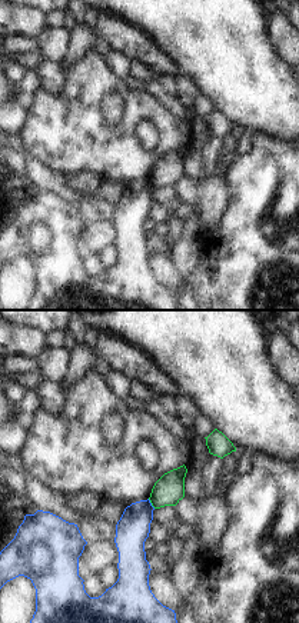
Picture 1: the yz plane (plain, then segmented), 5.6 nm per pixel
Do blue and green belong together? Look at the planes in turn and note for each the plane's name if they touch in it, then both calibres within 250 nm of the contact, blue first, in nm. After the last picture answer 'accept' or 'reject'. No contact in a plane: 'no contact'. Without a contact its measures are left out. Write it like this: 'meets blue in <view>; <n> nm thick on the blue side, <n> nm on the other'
meets blue in yz; 190 nm thick on the blue side, 170 nm on the other

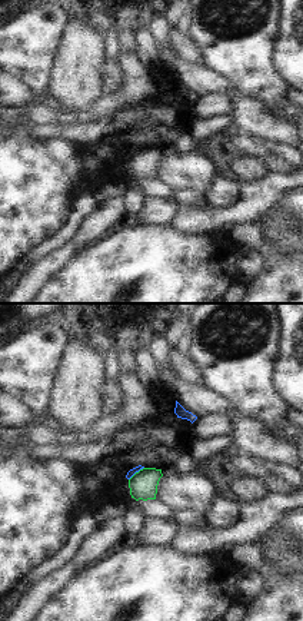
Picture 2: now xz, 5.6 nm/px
meets blue in xz; 40 nm thick on the blue side, 160 nm on the other

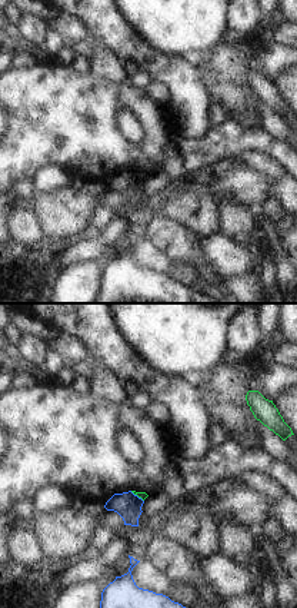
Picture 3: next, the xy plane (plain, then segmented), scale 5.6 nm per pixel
meets blue in xy; 150 nm thick on the blue side, 50 nm on the other

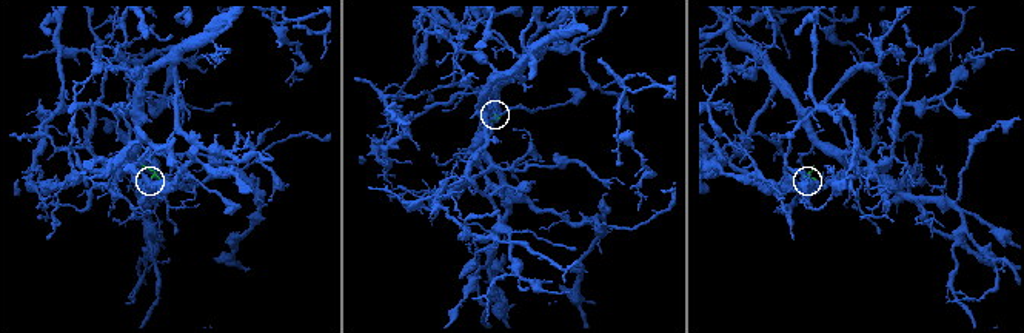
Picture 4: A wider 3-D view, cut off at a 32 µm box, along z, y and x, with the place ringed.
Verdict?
reject

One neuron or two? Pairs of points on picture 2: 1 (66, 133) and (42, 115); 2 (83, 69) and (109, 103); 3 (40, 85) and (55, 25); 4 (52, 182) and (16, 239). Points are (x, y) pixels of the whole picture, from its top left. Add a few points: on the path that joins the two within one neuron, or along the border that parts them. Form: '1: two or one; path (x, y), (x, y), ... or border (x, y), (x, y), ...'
1: two; border (57, 122), (33, 125)
2: two; border (102, 93), (87, 109)
3: one; path (40, 70), (40, 39)
4: one; path (37, 196), (19, 215), (16, 225)

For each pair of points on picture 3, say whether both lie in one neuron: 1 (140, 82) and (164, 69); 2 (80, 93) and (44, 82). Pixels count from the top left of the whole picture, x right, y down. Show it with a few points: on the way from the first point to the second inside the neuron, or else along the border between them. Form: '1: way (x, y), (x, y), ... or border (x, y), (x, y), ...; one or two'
1: border (137, 69), (144, 70), (150, 79); two
2: way (72, 93), (56, 93), (53, 90); one

